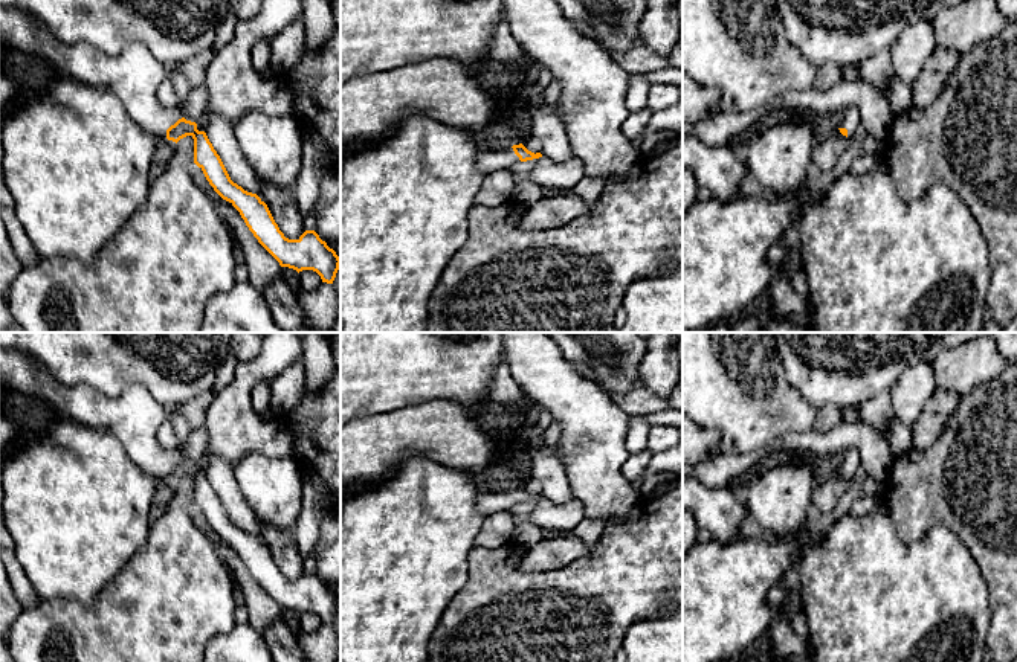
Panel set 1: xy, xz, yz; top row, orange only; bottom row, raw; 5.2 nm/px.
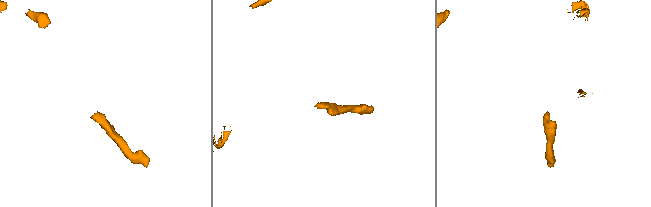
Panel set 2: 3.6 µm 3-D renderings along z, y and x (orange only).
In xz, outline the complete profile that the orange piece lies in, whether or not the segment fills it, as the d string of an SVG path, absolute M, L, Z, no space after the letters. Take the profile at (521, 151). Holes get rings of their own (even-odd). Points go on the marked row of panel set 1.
M522 143L508 146L507 149L481 149L476 165L484 174L508 169L516 162L527 162L542 157L541 153L528 151Z

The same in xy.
M0 6L0 46L43 56L61 75L108 88L136 124L162 140L177 143L191 136L194 163L214 191L240 212L249 230L279 265L298 273L313 270L322 282L333 284L341 265L336 252L315 230L305 230L298 239L286 238L267 204L231 180L206 133L186 121L180 108L159 104L156 92L168 78L168 67L144 44L134 43L118 55L107 55L87 43L61 44L35 17Z

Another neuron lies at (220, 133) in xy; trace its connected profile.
M208 113L205 133L220 156L231 180L261 198L261 178L244 157L235 137L234 125L217 113Z

